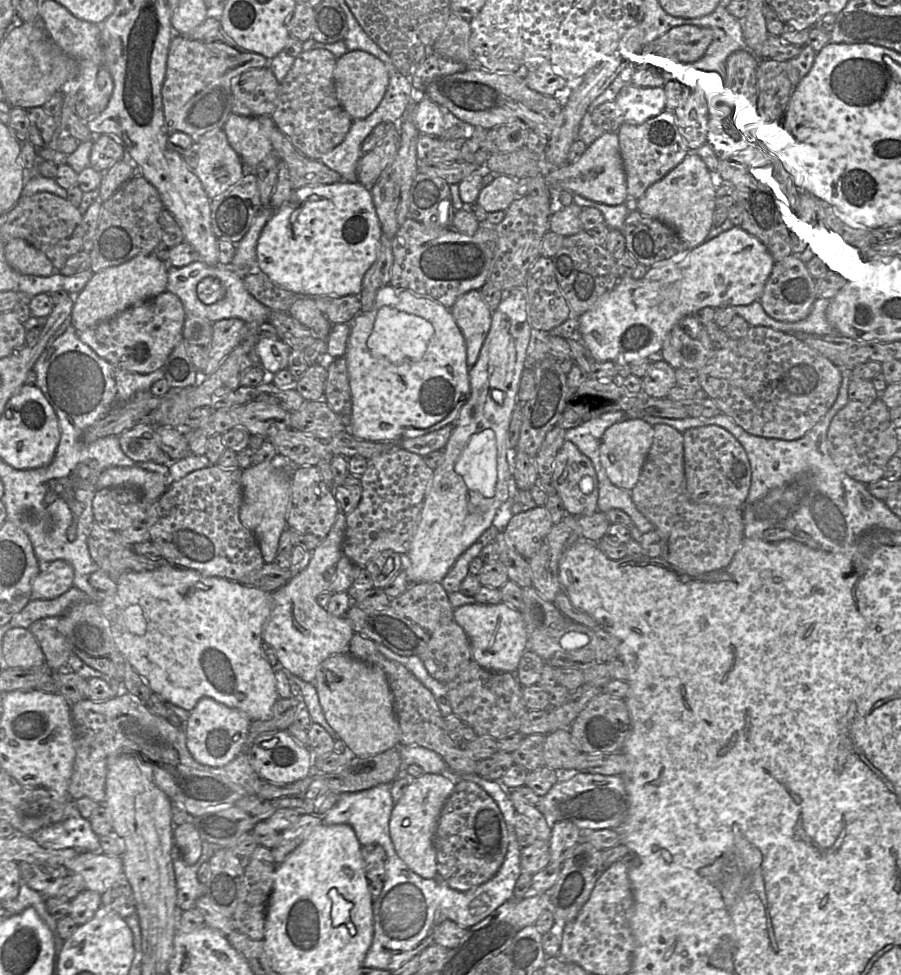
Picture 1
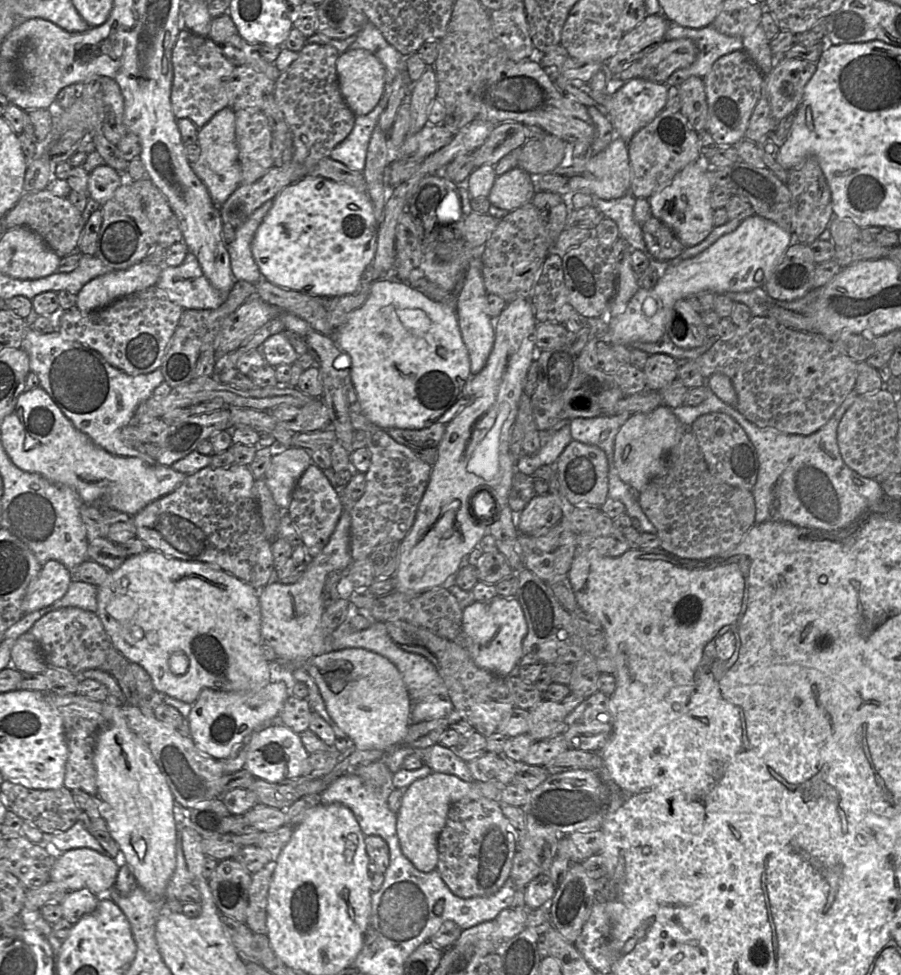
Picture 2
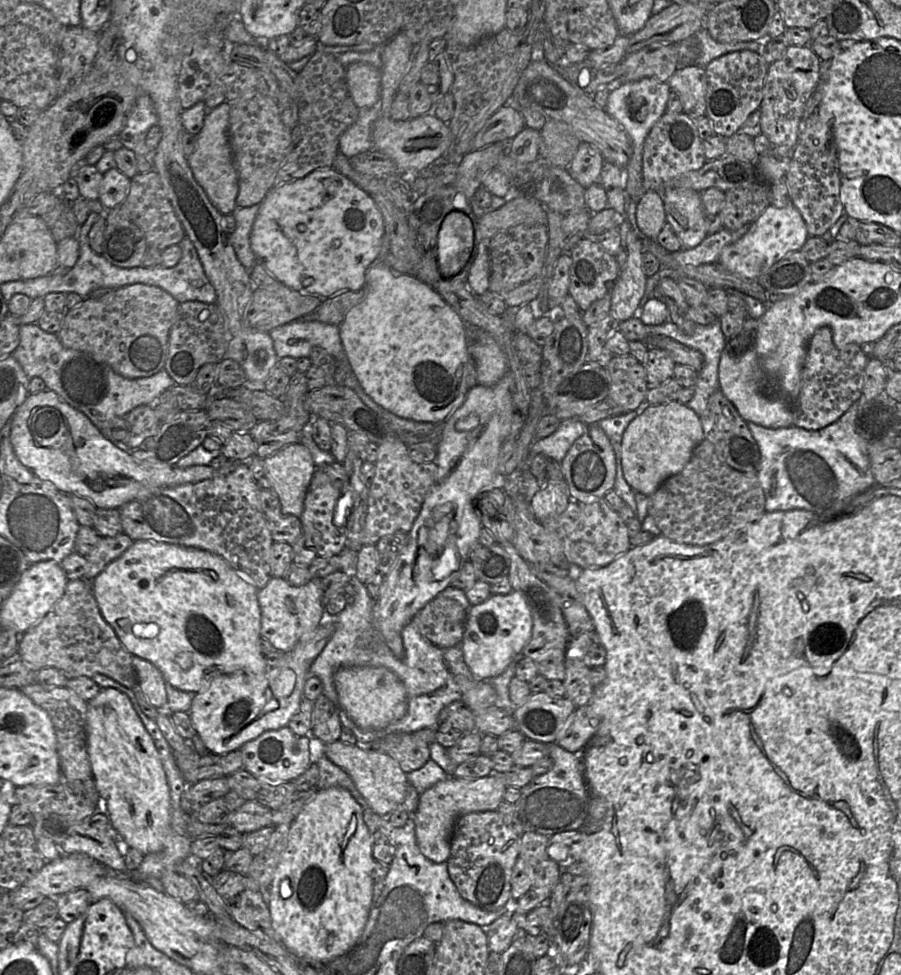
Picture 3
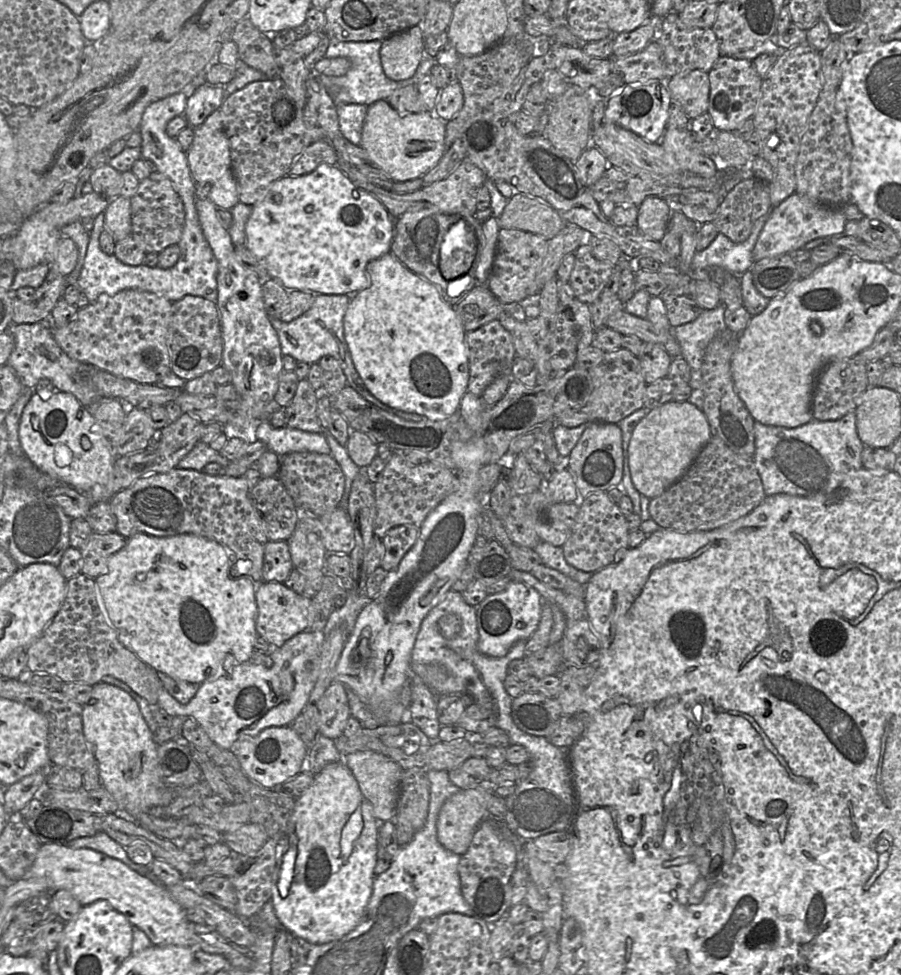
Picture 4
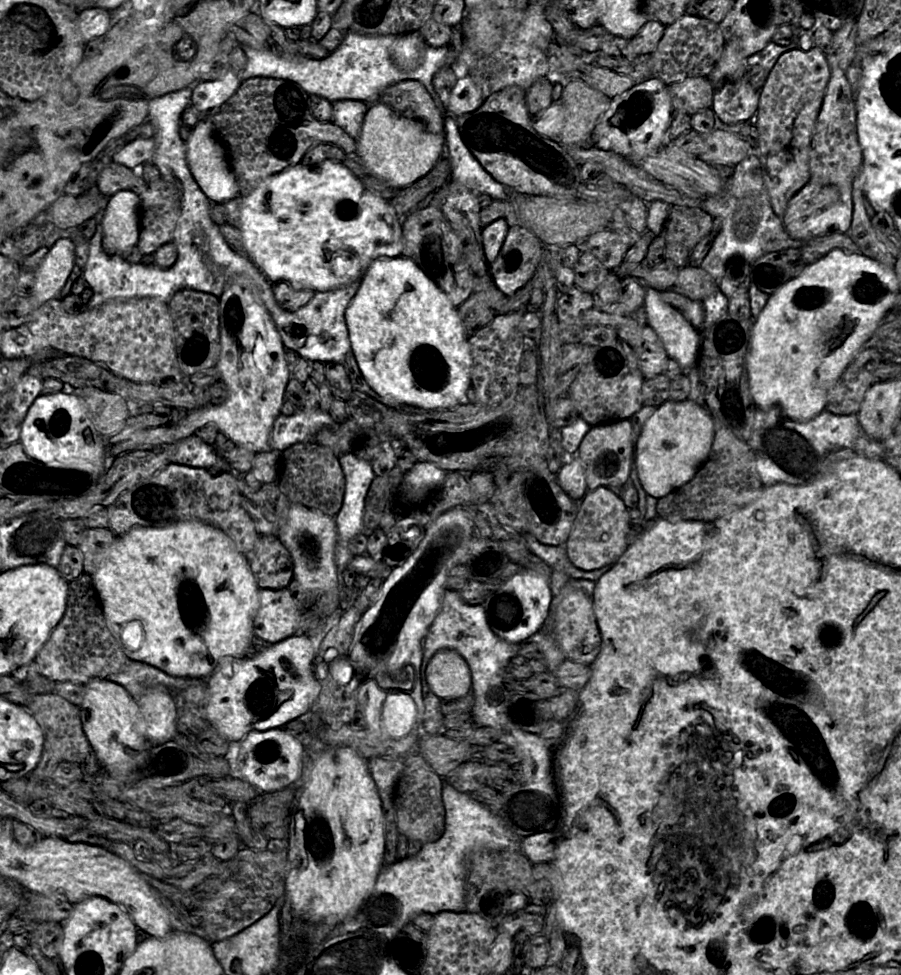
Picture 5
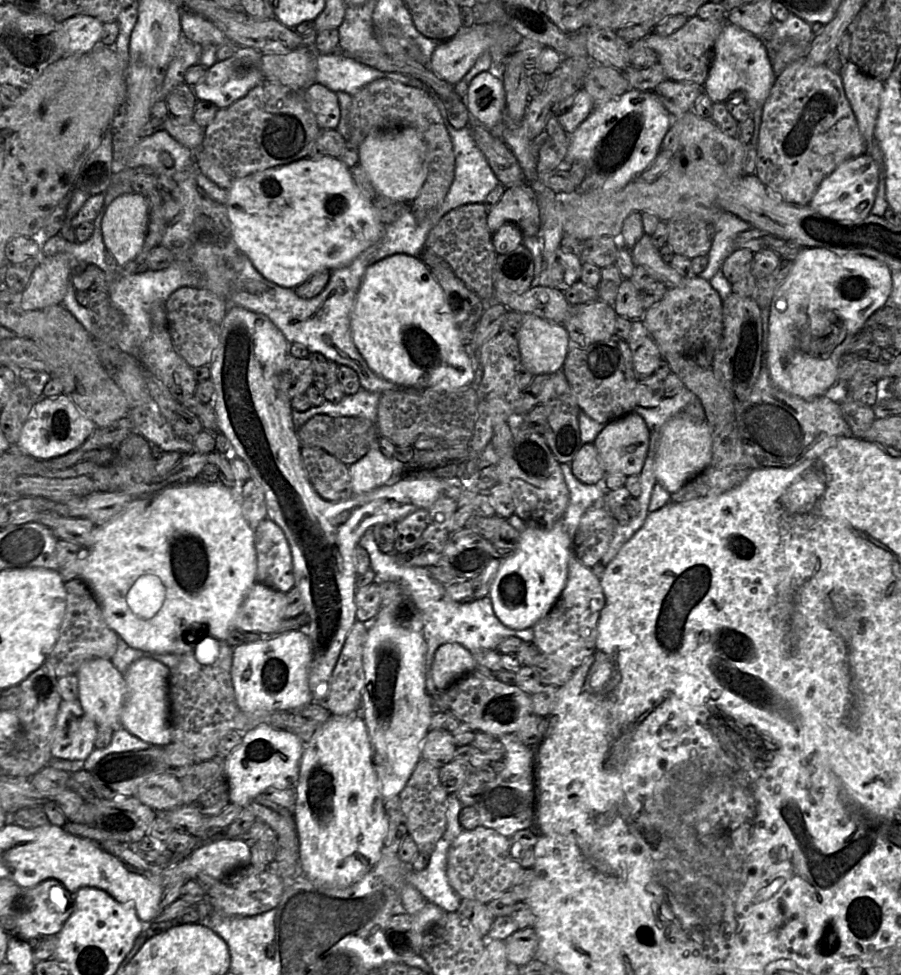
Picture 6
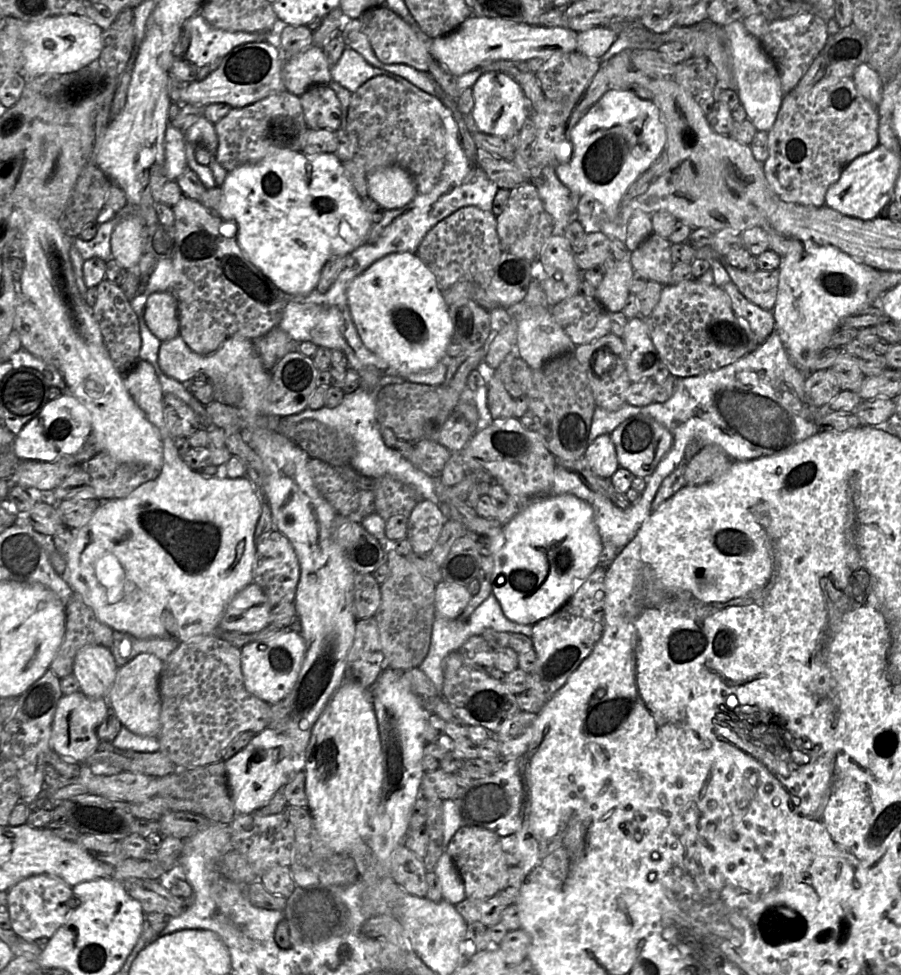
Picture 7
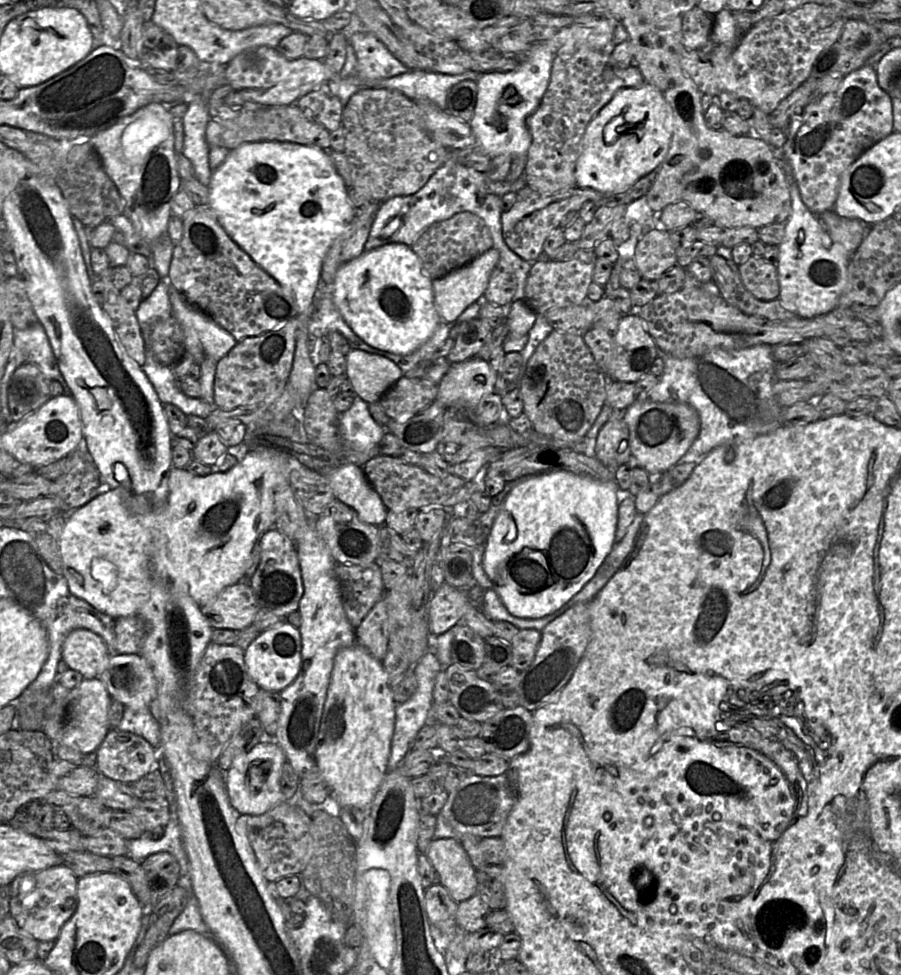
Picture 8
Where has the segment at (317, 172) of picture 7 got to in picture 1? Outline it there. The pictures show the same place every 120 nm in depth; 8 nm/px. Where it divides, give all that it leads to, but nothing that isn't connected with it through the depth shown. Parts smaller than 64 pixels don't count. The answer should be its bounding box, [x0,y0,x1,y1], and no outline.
[256,180,382,297]

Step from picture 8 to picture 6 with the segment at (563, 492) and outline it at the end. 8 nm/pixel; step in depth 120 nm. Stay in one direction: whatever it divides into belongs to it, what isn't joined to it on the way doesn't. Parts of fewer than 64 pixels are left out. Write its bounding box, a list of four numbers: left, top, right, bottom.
[489,523,573,630]

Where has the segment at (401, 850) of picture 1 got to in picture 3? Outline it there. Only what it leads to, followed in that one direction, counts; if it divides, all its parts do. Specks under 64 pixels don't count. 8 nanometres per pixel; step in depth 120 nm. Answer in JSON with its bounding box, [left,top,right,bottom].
[411,774,504,863]

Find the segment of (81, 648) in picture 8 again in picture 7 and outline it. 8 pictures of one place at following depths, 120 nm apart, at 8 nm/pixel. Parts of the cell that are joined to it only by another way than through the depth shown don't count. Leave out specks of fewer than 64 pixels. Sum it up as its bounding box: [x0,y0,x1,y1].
[72,644,117,698]

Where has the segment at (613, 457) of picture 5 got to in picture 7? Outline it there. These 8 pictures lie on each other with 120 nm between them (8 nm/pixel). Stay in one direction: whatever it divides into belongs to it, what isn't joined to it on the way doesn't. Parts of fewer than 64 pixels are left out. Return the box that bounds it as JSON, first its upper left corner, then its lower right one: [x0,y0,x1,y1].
[610,414,673,479]

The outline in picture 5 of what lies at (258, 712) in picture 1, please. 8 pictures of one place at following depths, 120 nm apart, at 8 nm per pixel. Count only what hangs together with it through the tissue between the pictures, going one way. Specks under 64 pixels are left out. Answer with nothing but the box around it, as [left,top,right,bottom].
[92,520,260,679]

